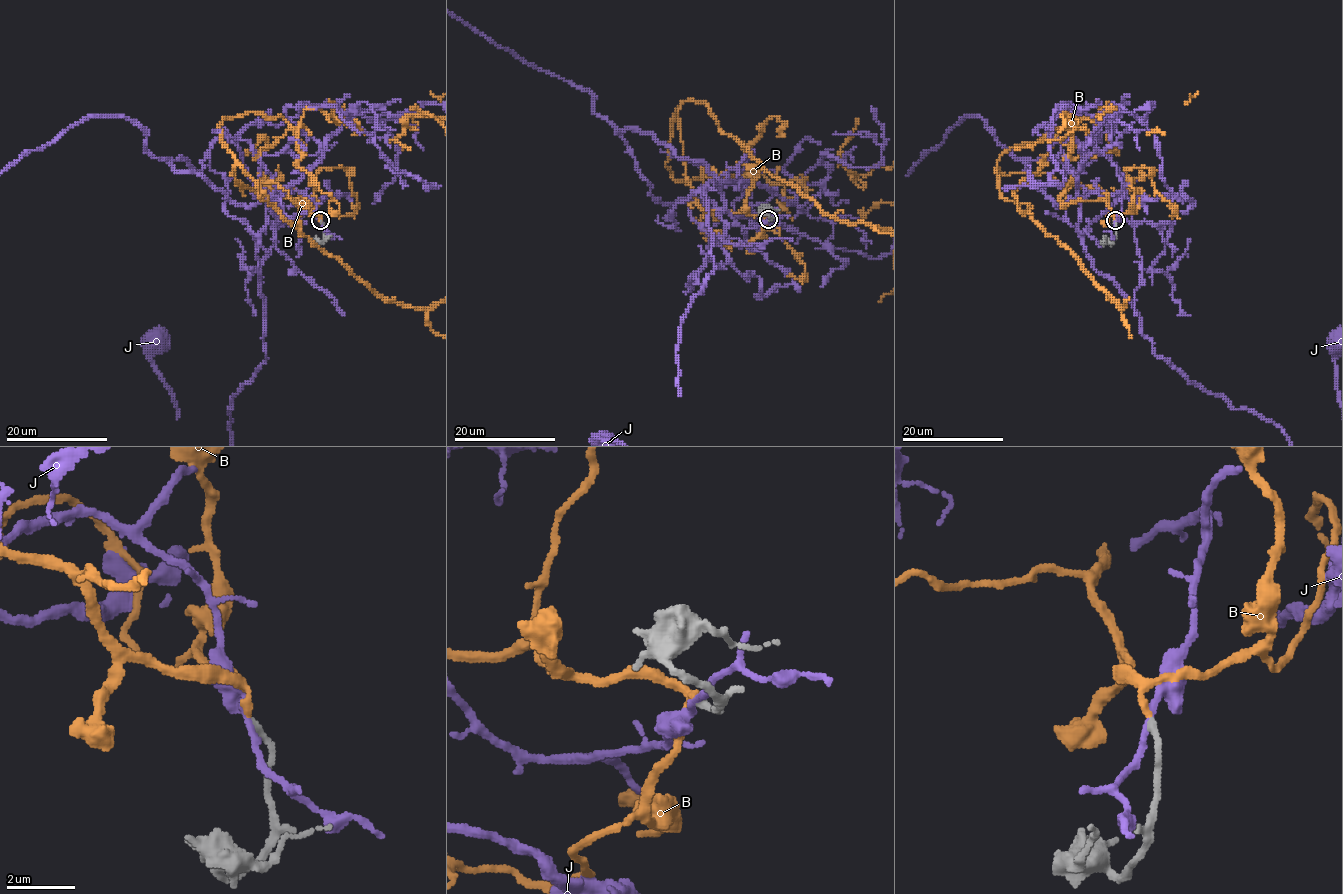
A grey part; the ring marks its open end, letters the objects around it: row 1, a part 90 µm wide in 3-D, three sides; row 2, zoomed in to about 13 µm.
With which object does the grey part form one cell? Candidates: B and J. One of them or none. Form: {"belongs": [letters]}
{"belongs": ["B"]}

